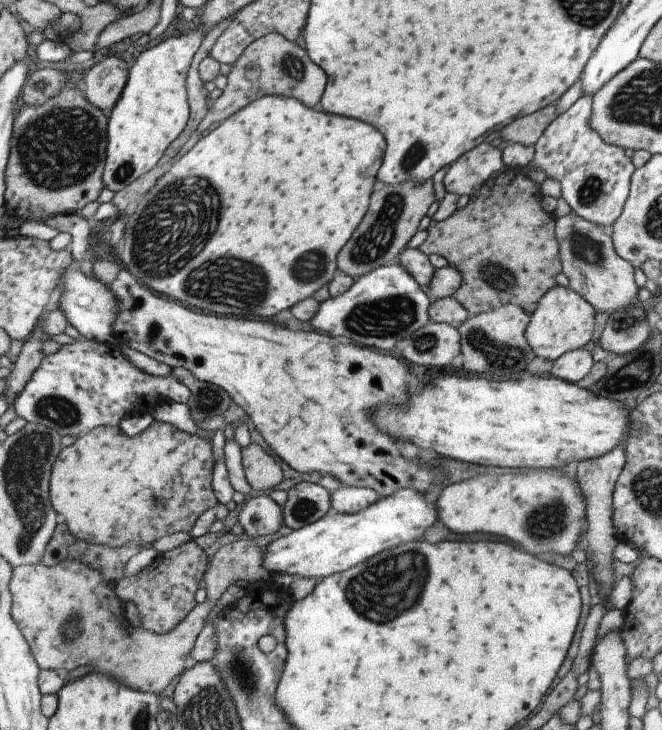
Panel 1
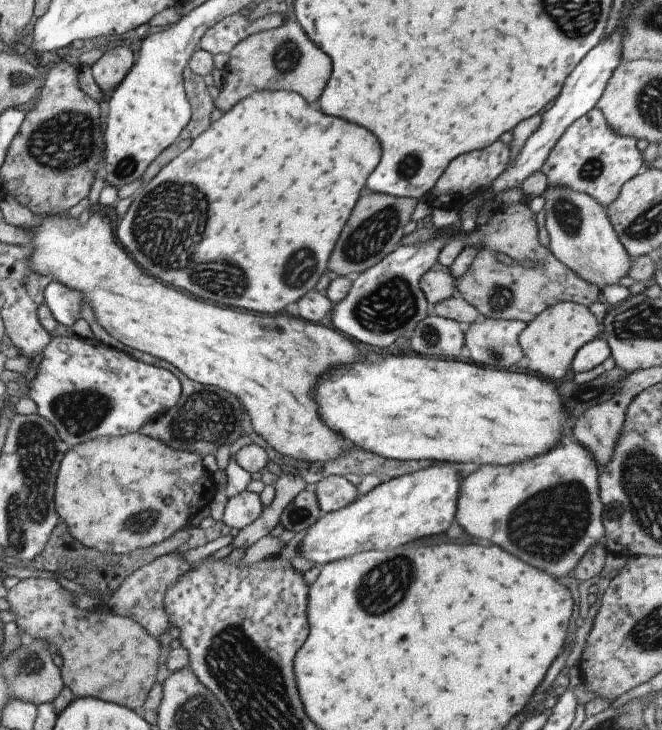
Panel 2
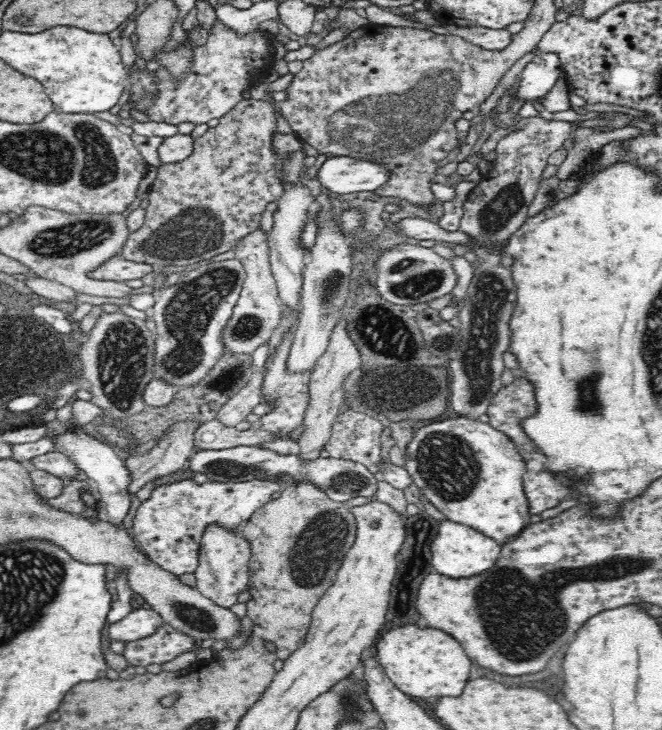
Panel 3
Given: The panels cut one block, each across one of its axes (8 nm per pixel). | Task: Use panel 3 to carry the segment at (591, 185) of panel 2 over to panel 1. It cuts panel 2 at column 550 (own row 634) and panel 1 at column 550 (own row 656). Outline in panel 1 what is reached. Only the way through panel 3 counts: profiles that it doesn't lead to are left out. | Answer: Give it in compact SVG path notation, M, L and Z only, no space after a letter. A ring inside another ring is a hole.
M590 95L576 100L569 110L550 122L534 144L534 158L518 173L528 177L530 171L541 170L548 178L558 180L562 198L573 213L610 231L611 225L622 214L636 167L624 148L604 142L598 132L588 126L592 118L592 98Z

